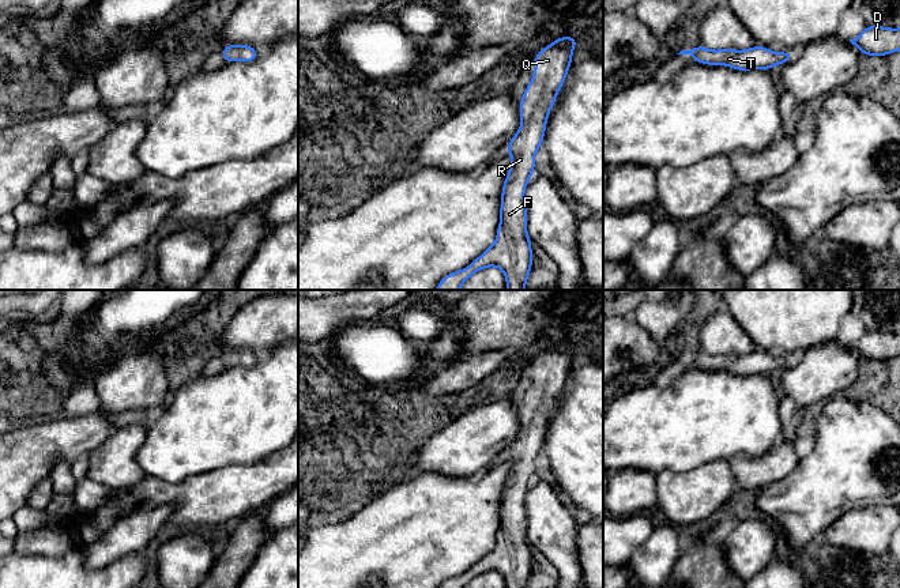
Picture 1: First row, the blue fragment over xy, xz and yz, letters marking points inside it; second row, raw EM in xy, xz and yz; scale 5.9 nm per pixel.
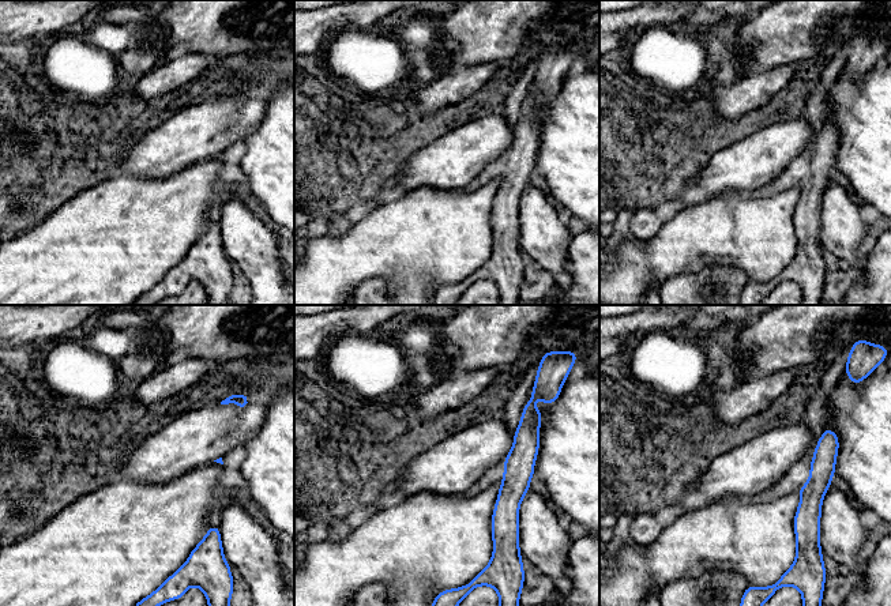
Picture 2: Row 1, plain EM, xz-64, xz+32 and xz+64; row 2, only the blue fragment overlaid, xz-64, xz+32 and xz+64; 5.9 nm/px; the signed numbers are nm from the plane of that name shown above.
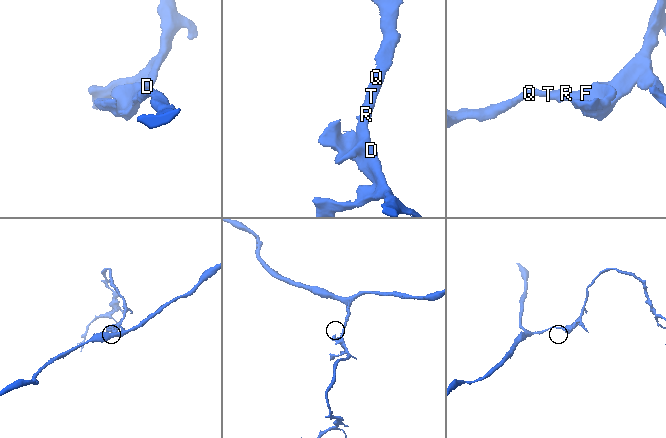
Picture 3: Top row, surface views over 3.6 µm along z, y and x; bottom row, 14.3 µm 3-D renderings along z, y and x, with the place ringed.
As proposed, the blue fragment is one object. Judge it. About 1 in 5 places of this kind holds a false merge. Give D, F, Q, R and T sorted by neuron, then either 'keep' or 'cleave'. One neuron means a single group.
D F Q R T; keep

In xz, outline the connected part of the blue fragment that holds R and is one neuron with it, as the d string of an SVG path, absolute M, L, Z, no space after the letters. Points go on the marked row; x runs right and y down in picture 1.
M577 37L554 38L535 53L531 83L519 103L521 124L508 142L512 165L502 184L500 225L496 242L470 265L445 275L436 290L459 290L475 272L498 267L507 279L507 290L524 290L532 268L532 248L527 234L524 192L535 170L535 154L543 143L550 109L565 83Z

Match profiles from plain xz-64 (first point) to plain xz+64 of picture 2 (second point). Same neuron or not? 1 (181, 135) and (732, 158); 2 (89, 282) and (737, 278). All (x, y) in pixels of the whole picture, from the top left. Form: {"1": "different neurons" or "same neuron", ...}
{"1": "same neuron", "2": "different neurons"}

